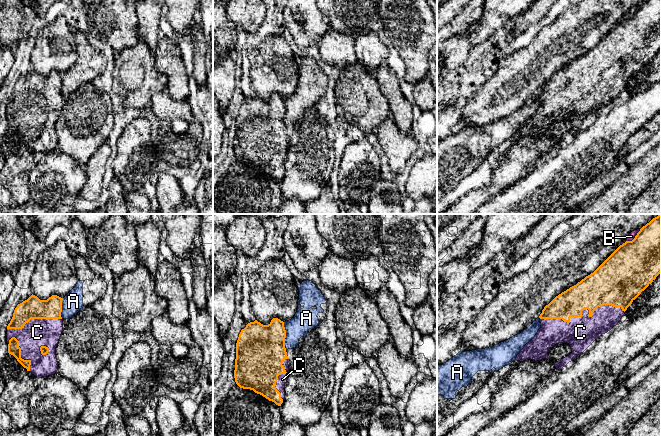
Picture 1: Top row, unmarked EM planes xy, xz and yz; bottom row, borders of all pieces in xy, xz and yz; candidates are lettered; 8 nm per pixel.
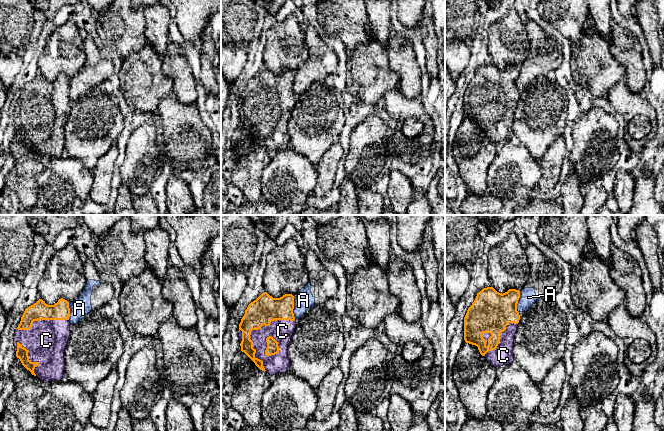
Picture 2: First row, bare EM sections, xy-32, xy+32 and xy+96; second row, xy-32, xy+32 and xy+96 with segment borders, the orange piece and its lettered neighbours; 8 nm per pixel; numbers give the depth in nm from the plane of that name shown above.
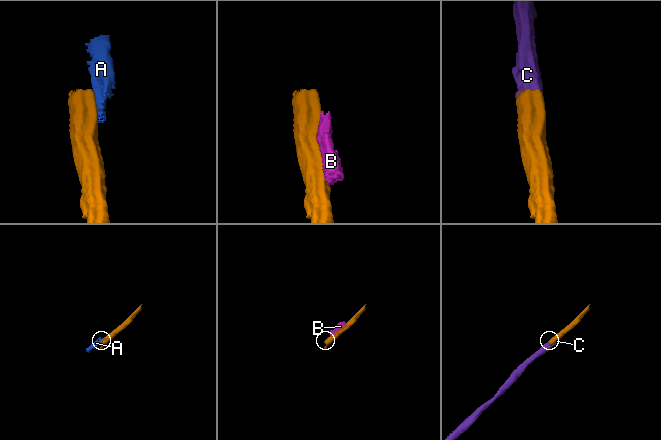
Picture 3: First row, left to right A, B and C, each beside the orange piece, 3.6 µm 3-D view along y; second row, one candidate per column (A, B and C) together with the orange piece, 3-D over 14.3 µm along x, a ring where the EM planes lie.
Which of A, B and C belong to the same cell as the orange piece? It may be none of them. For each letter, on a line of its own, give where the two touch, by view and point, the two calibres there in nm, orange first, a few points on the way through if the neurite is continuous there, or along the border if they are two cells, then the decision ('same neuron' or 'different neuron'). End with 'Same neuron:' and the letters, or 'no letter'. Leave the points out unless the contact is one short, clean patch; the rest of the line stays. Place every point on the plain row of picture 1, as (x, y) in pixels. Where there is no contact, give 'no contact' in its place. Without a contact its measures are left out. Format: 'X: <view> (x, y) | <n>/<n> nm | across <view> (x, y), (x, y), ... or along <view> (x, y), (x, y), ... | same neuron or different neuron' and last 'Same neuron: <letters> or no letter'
A: xz (285, 112) | 400/170 nm | different neuron
B: yz (635, 13) | 400/60 nm | different neuron
C: yz (583, 85) | 300/240 nm | same neuron
Same neuron: C

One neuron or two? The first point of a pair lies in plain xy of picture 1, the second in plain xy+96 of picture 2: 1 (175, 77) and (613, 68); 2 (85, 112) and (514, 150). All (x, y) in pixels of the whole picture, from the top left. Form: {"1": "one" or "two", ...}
{"1": "two", "2": "two"}

